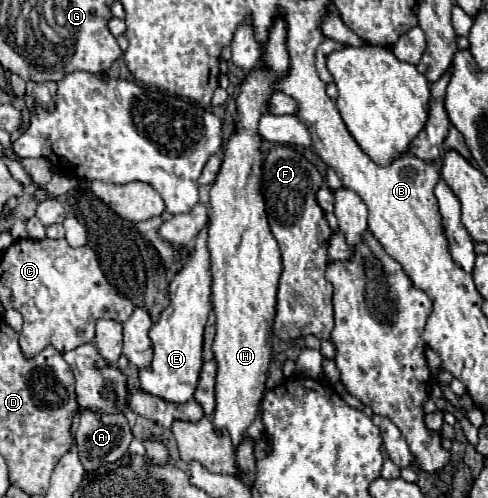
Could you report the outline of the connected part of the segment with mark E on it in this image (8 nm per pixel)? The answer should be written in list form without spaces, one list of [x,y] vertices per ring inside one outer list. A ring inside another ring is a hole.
[[[206,229],[198,235],[194,255],[186,267],[174,275],[170,283],[170,305],[162,311],[160,321],[150,329],[152,343],[152,363],[146,371],[138,373],[140,389],[160,397],[162,401],[186,403],[194,397],[202,369],[202,343],[204,343],[204,325],[210,313],[210,261],[206,249]]]

